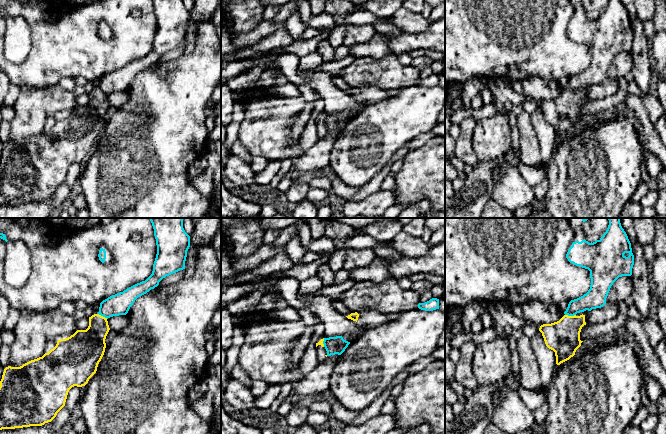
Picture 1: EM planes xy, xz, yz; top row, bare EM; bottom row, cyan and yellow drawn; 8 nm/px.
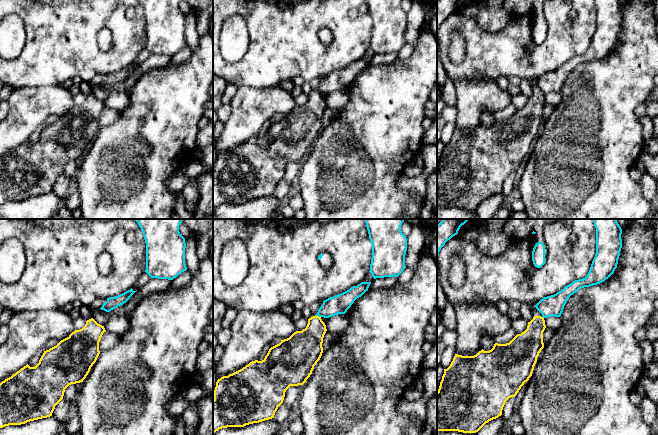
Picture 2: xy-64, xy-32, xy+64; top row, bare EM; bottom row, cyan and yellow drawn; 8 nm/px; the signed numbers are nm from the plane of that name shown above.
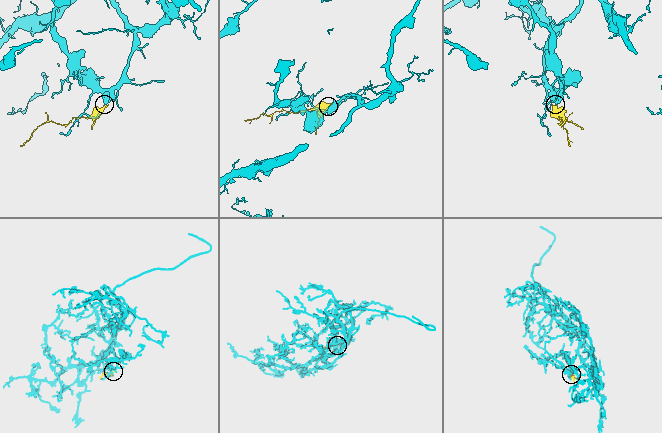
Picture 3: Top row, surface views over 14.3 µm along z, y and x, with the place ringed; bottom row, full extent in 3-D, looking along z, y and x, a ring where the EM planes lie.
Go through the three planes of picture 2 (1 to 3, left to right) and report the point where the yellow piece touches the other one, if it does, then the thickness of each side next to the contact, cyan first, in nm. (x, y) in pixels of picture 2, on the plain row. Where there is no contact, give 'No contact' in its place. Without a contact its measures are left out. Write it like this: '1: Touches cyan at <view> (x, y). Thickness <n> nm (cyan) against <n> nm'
1: No contact
2: Touches cyan at xy-32 (318, 91). Thickness 160 nm (cyan) against 240 nm
3: No contact

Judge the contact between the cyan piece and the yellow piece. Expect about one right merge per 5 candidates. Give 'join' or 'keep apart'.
keep apart

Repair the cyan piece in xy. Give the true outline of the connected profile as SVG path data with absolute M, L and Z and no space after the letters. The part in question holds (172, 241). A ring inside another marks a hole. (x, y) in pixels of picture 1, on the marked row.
M183 218L149 219L154 229L157 245L152 274L145 281L103 300L98 314L107 319L126 315L138 297L157 287L166 276L185 269L190 236L183 228Z

